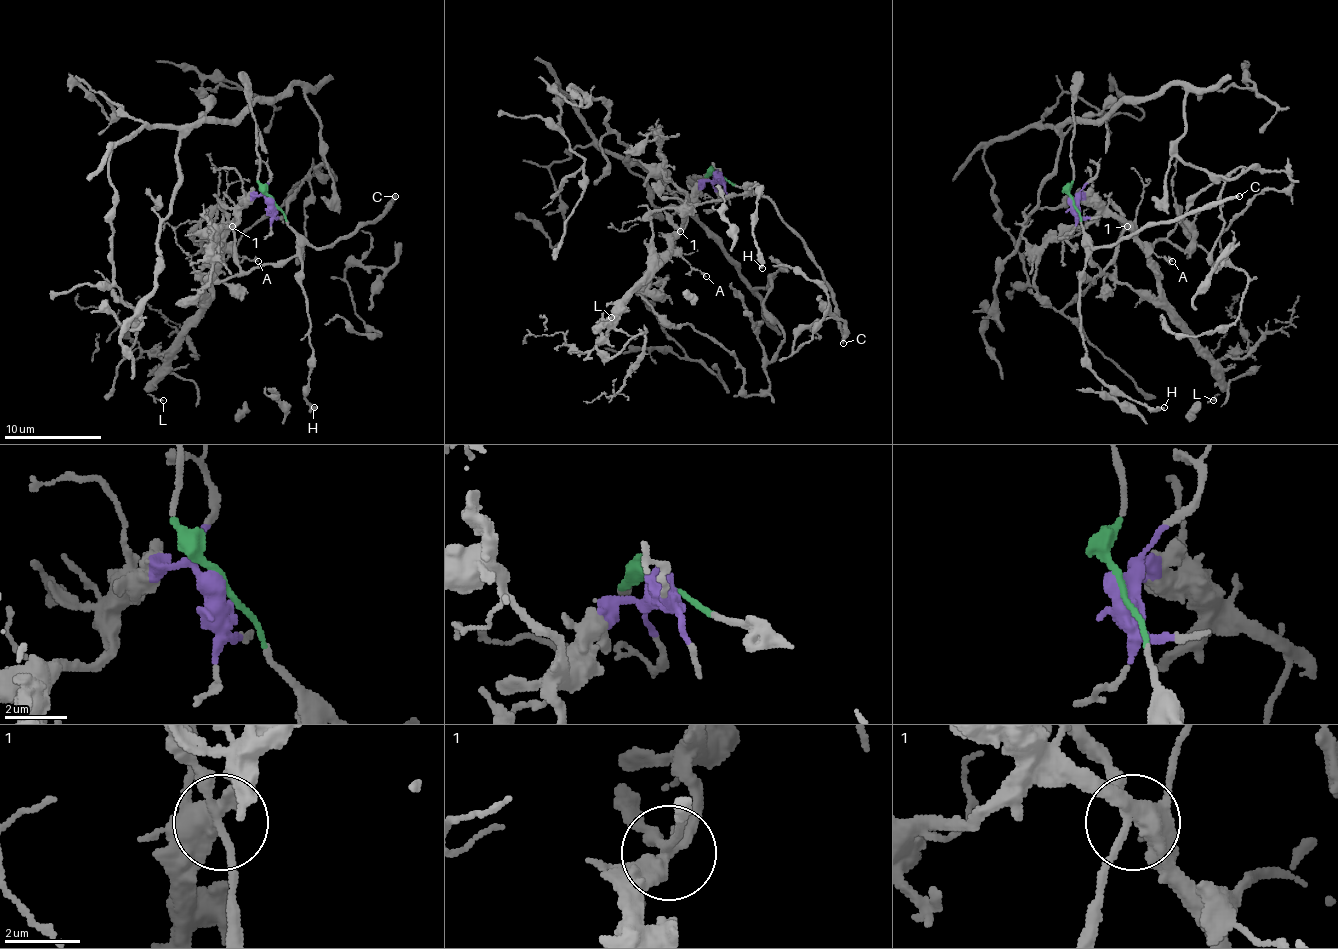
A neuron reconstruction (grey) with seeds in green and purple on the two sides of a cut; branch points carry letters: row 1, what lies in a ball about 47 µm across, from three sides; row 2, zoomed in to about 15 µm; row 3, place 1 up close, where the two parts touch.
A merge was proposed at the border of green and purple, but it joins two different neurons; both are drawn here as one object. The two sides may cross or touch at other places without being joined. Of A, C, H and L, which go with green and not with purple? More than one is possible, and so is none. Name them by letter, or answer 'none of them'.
C, H

